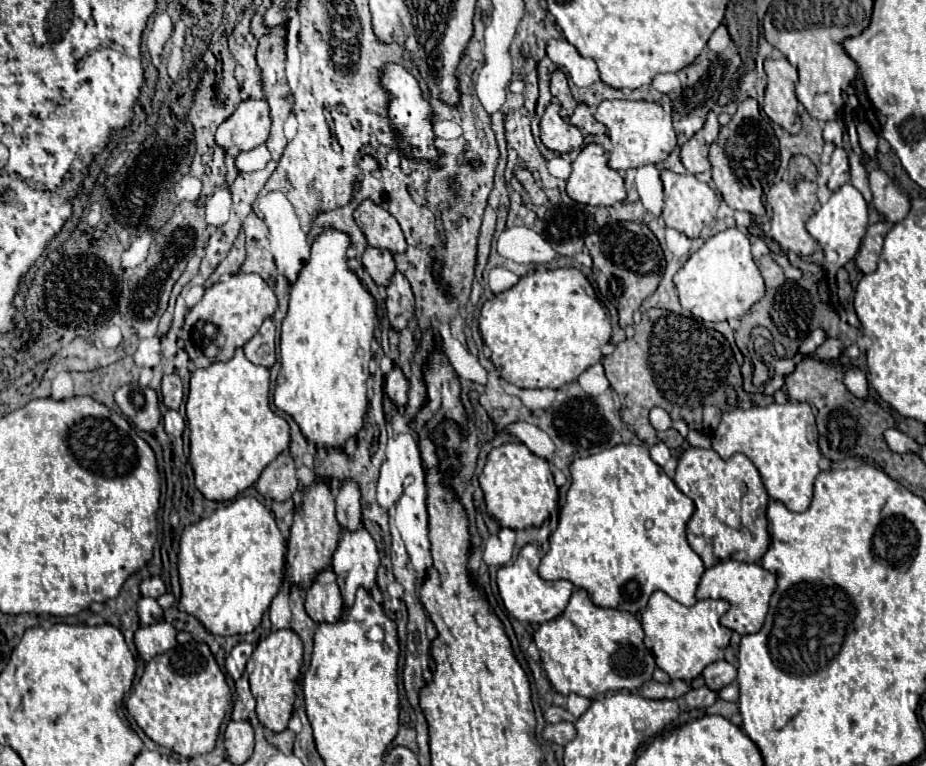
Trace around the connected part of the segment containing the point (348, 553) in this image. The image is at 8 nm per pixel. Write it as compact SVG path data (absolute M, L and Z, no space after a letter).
M359 527L355 531L341 531L331 567L337 573L339 589L345 603L353 599L357 587L371 589L375 585L379 551L365 527Z

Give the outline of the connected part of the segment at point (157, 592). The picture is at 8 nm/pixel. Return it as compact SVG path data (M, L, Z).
M149 577L141 583L141 595L143 597L161 597L165 593L165 583L159 577Z

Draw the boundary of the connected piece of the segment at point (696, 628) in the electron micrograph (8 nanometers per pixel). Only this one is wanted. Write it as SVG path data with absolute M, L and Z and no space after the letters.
M655 591L641 615L641 625L645 631L645 645L655 655L657 667L663 669L671 679L689 683L699 677L707 665L721 661L733 633L719 623L727 609L729 601L725 599L703 599L691 607L685 607L667 593Z

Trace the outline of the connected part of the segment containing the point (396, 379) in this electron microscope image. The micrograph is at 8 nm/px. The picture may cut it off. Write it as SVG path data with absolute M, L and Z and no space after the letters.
M393 367L393 371L387 375L385 381L385 393L391 399L395 407L405 407L407 405L407 391L409 391L409 381L405 379L403 371L399 367Z

